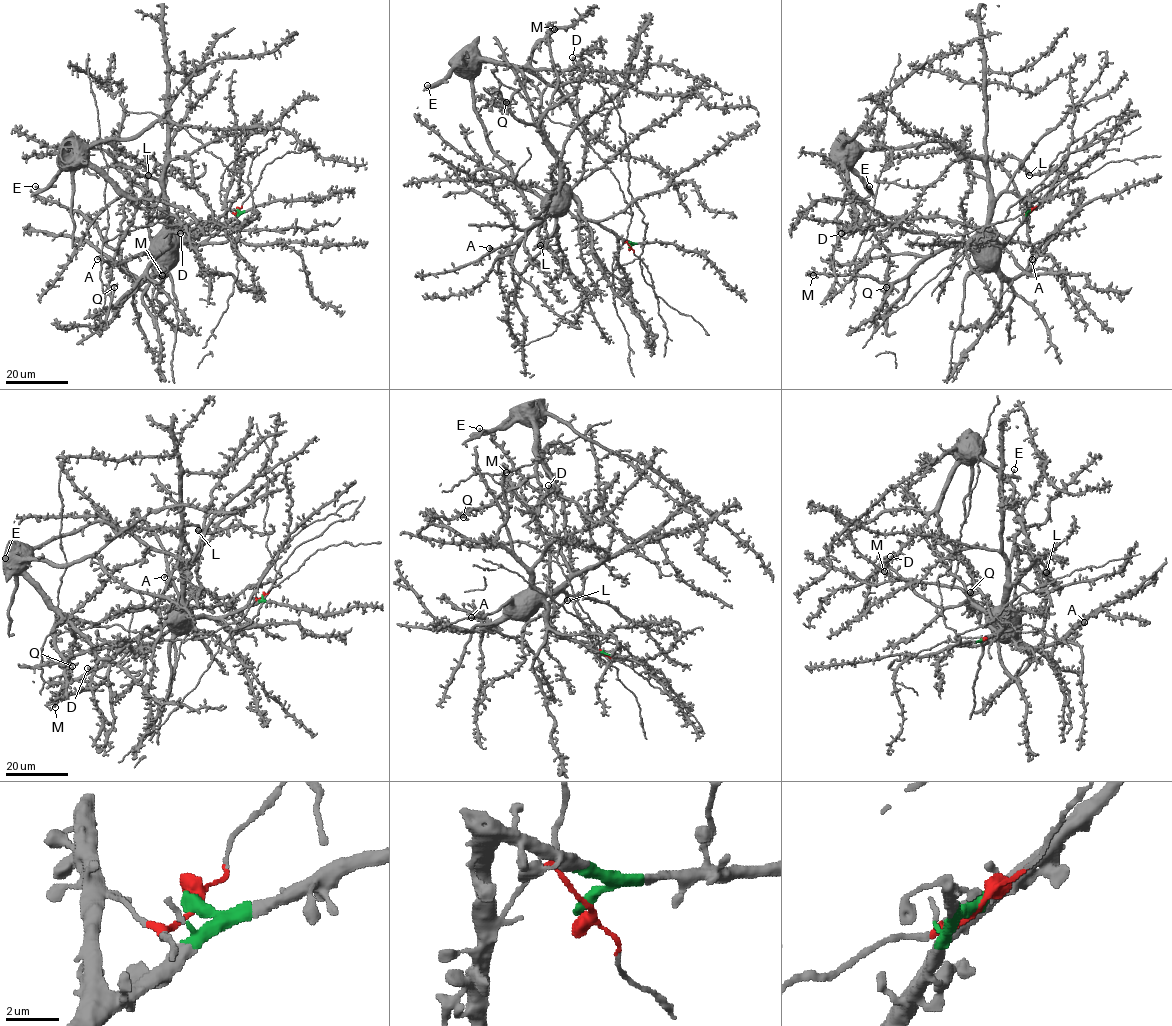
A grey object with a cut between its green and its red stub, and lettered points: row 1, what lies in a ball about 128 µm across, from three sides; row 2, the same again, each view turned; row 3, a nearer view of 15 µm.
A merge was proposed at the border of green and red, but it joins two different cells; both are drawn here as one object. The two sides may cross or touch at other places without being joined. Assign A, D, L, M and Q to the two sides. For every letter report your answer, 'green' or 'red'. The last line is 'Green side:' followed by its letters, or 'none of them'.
A: green
D: red
L: red
M: green
Q: red
Green side: A, M

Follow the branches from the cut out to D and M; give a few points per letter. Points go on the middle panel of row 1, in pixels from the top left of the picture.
D: (630, 246), (632, 212), (607, 163), (577, 128), (553, 122), (518, 91), (523, 69), (571, 69), (572, 57)
M: (630, 246), (582, 214), (580, 200), (562, 179), (561, 160), (539, 126), (557, 82), (549, 26), (554, 29)

